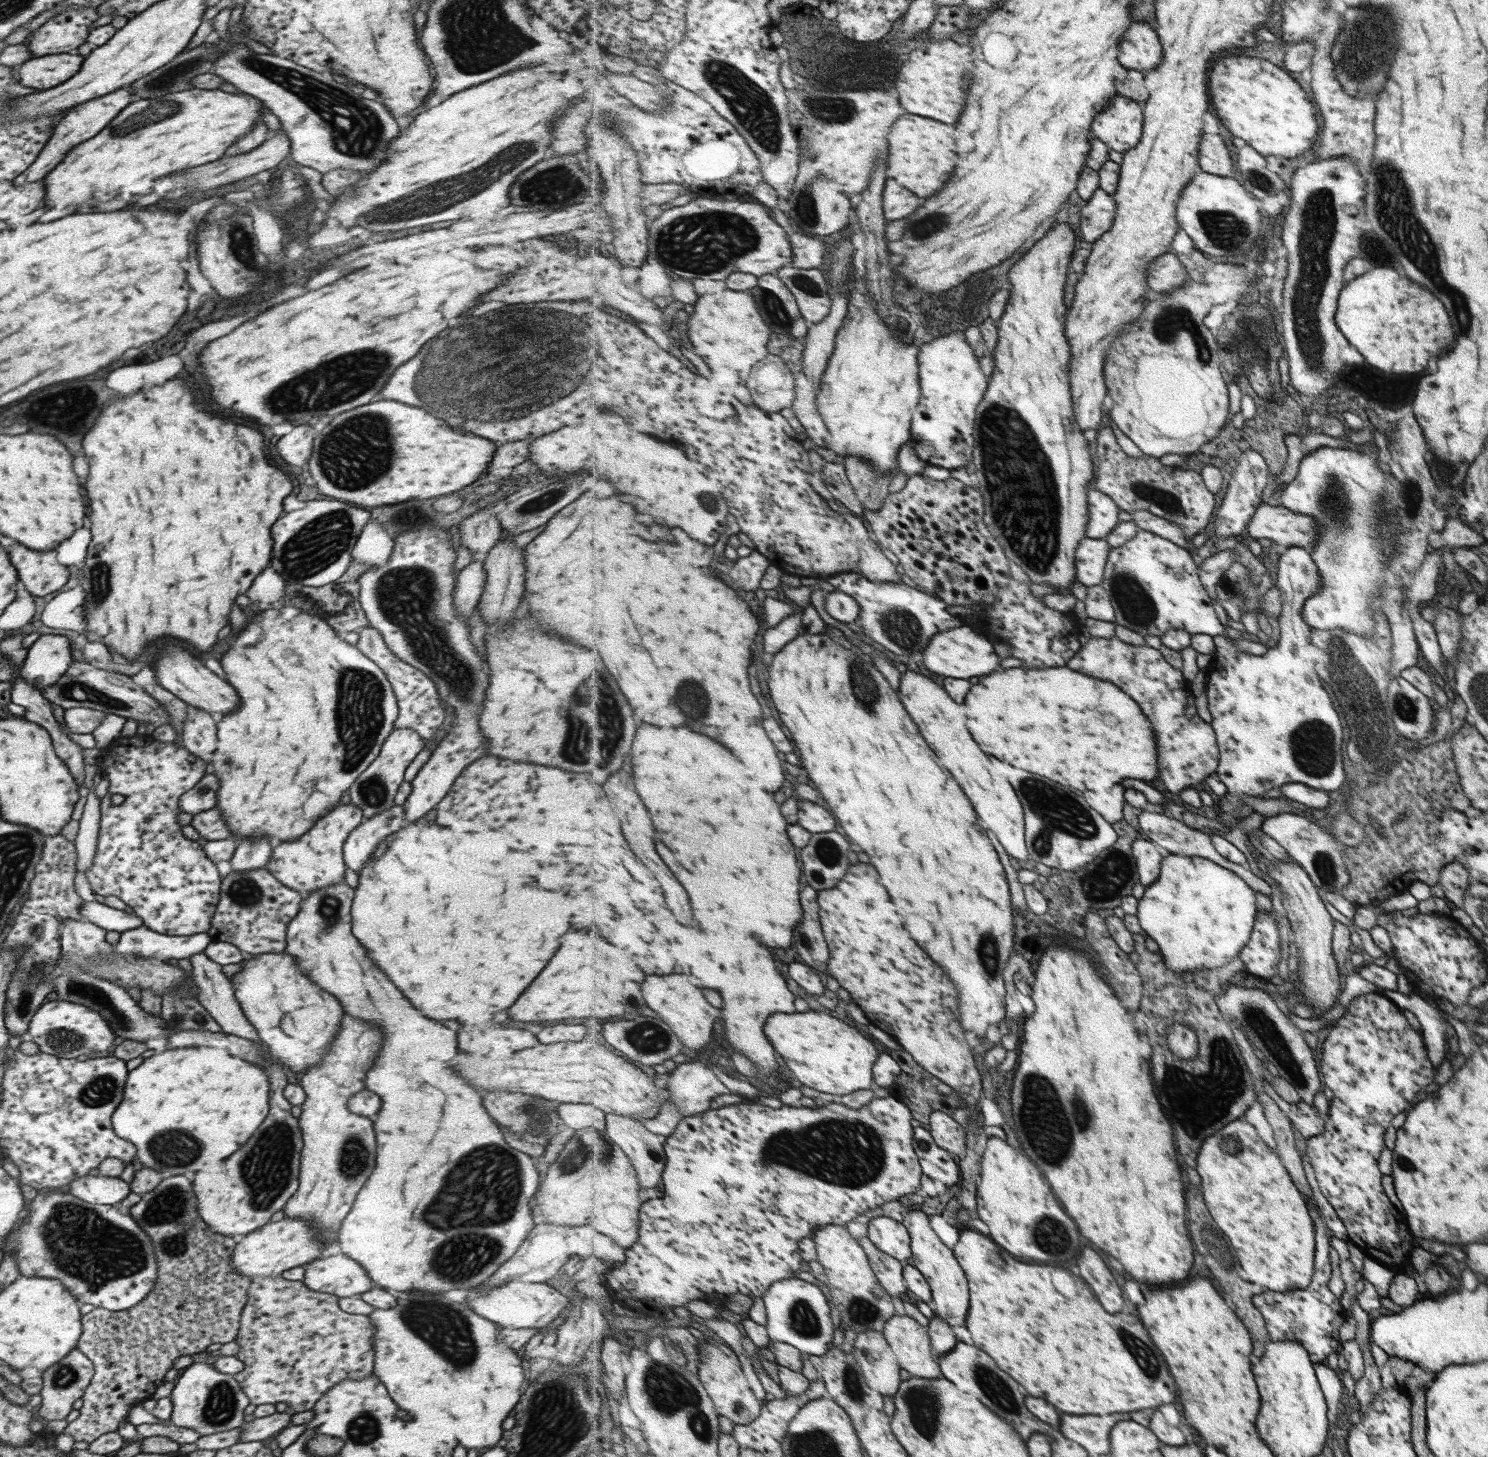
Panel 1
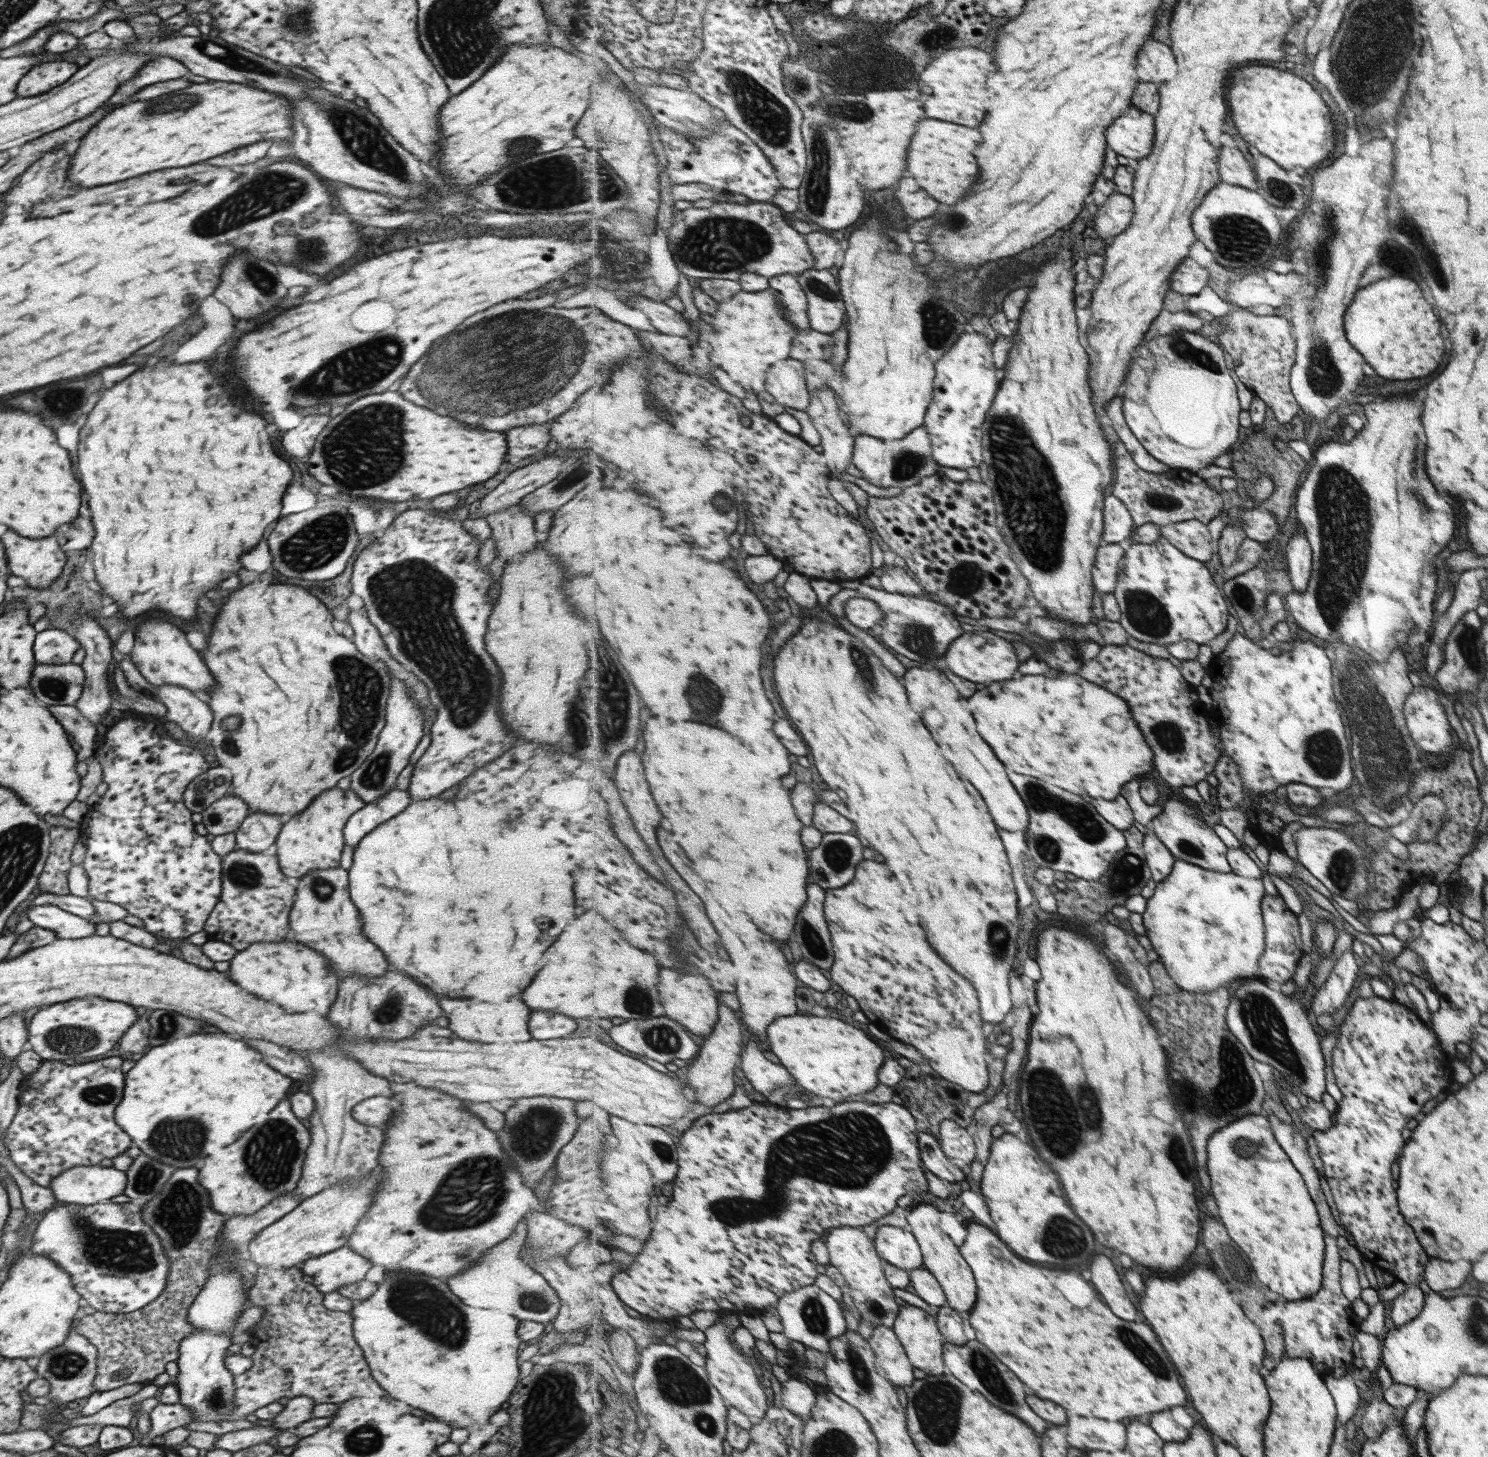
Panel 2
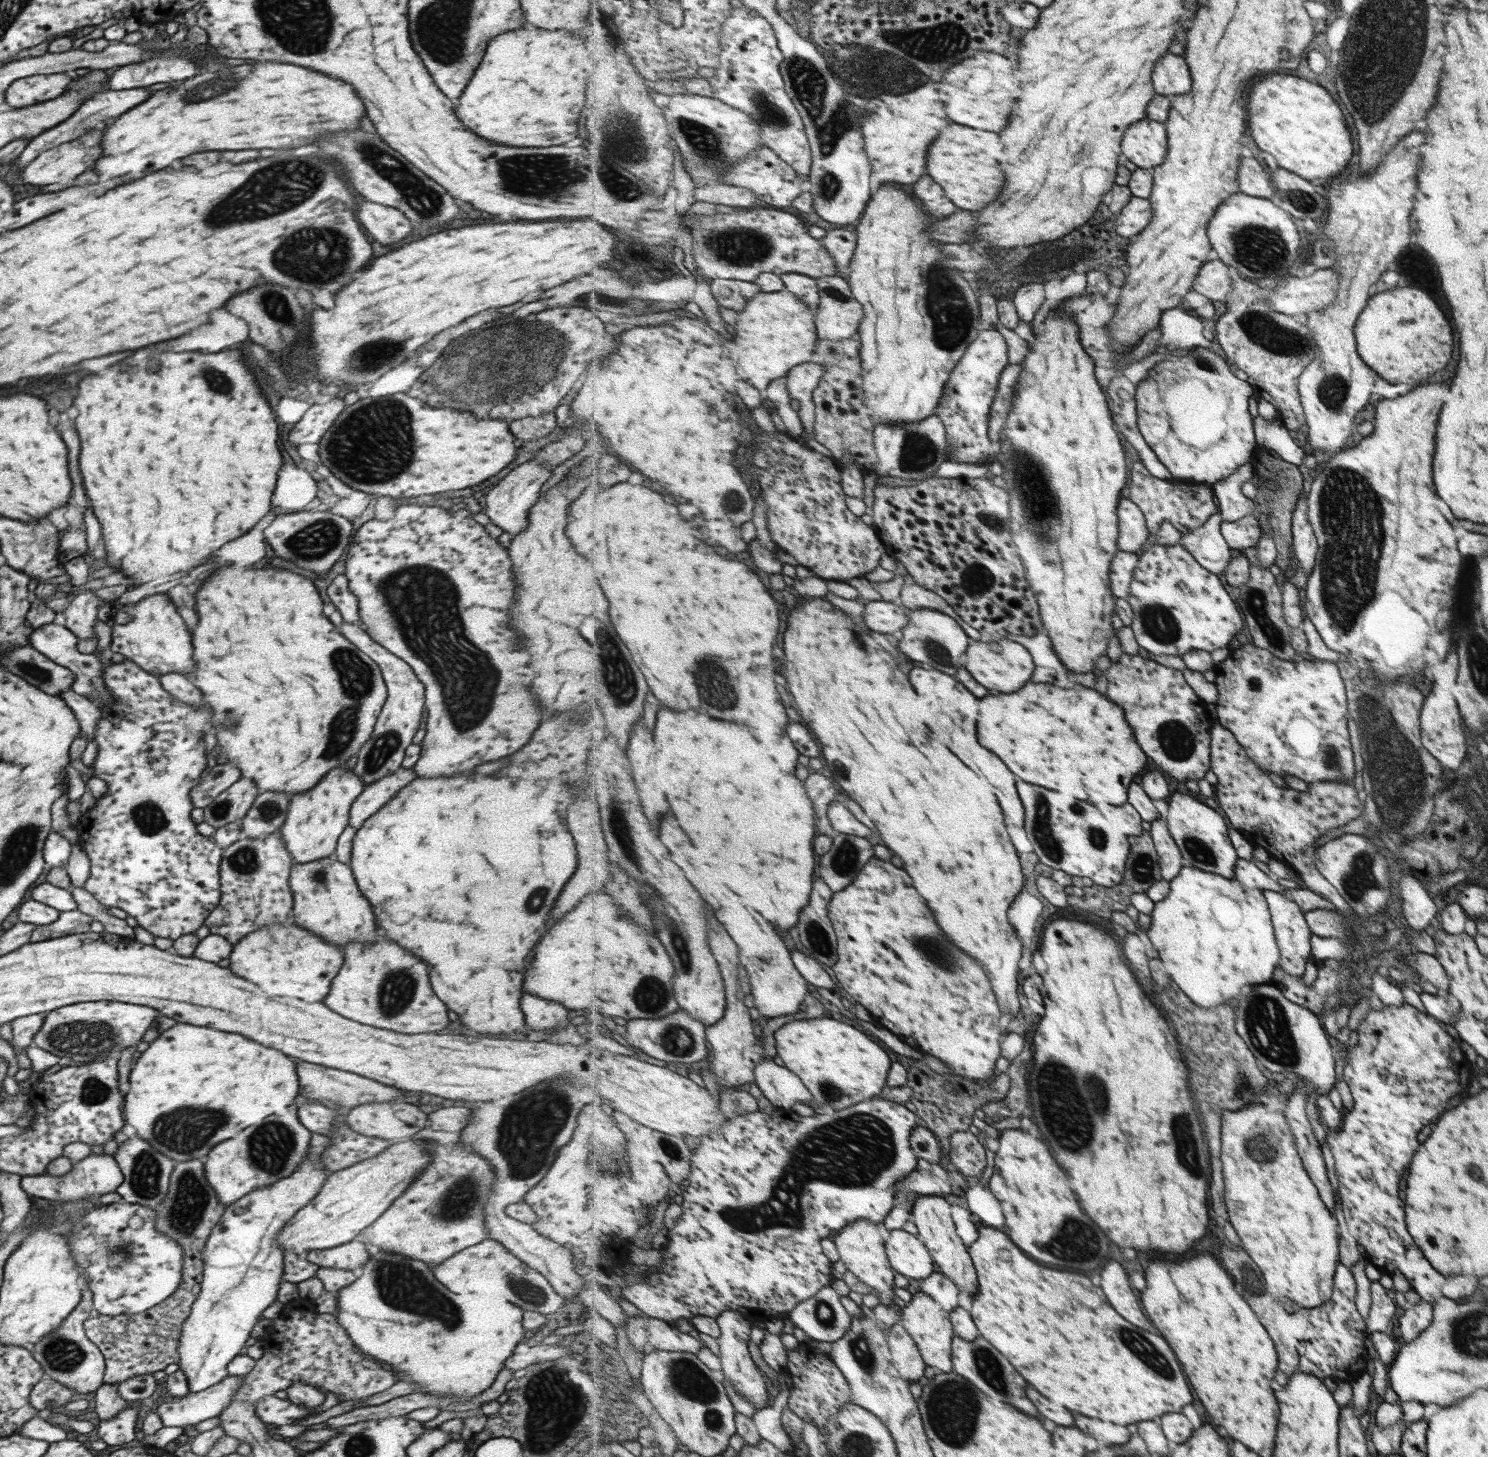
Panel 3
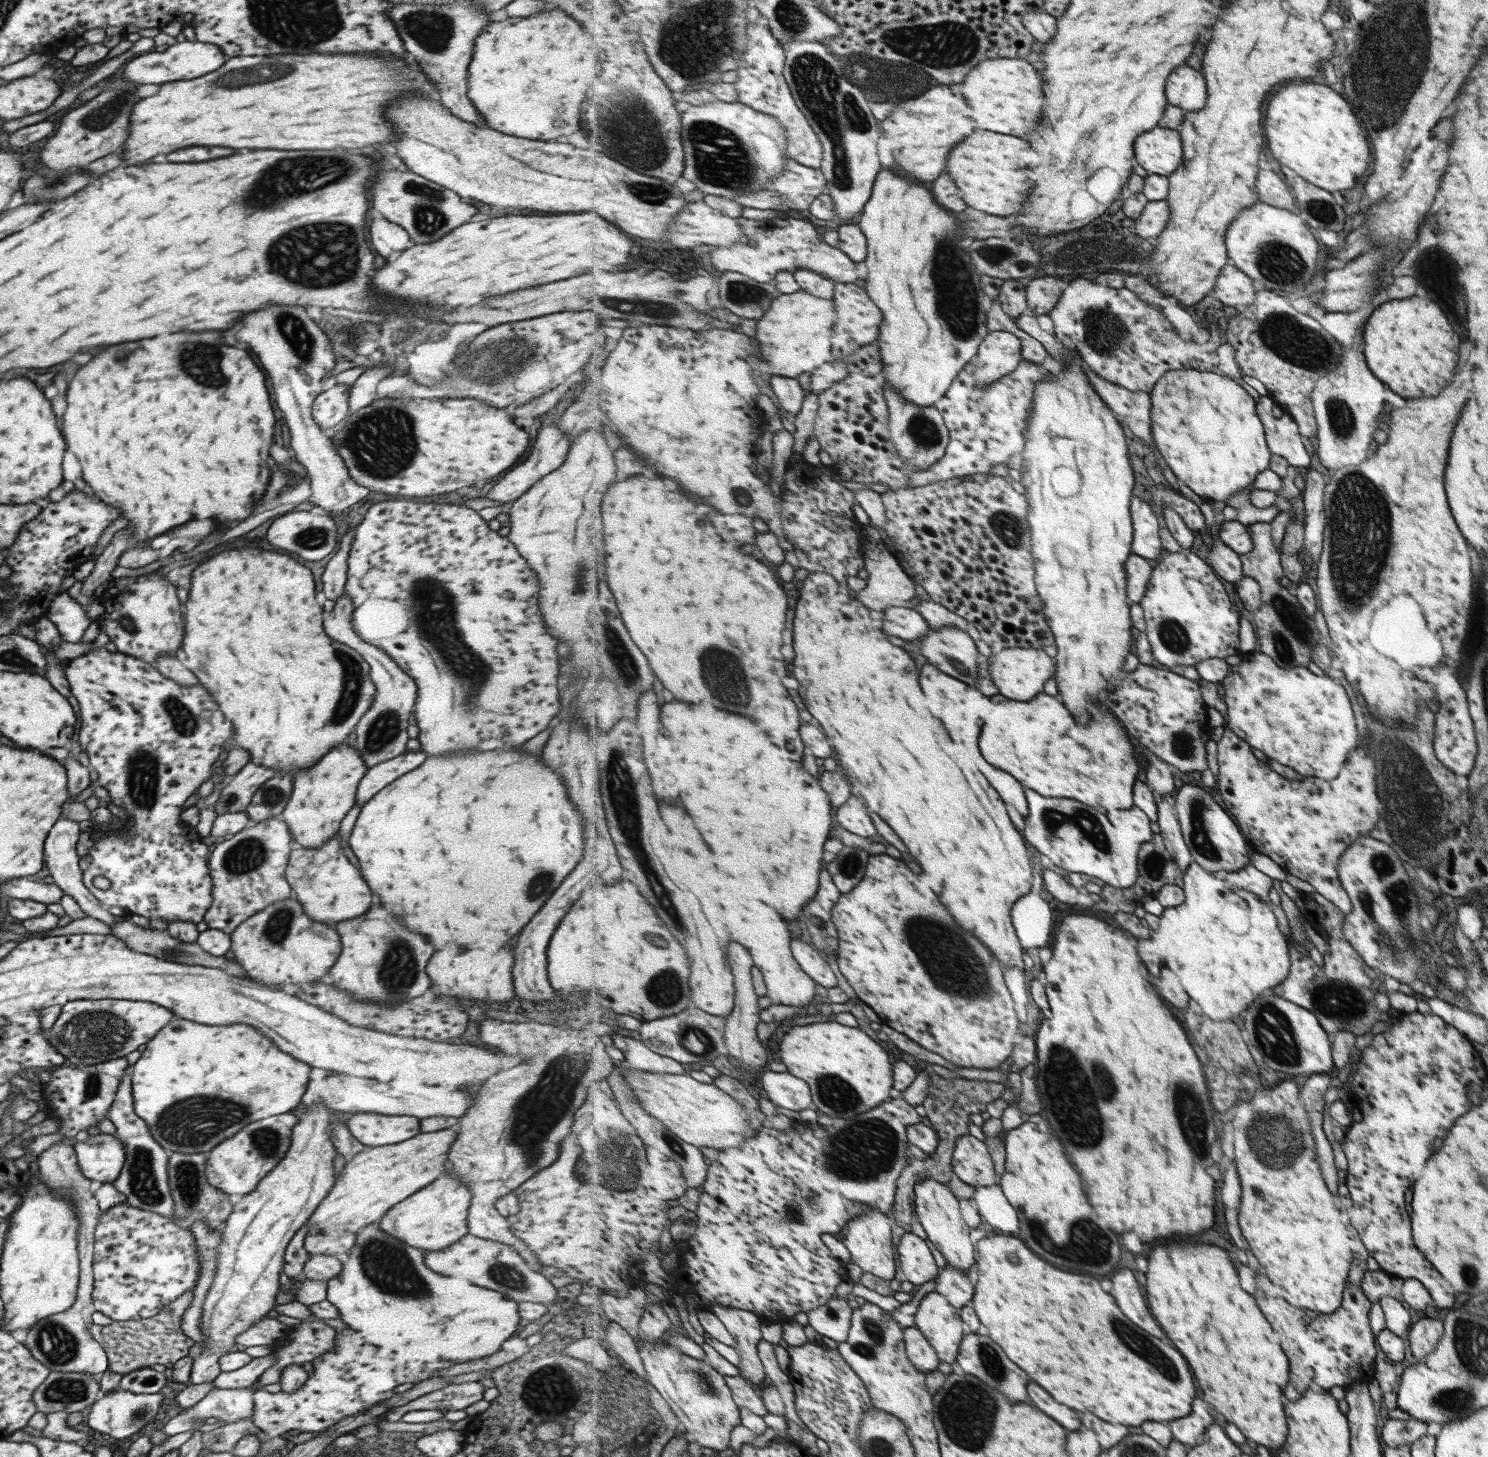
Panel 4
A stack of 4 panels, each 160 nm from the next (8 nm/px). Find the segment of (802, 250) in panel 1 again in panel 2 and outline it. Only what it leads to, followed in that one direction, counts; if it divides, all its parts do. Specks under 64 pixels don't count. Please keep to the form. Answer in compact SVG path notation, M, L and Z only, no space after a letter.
M813 231L806 235L809 248L816 259L817 270L834 268L839 262L839 254L843 252L843 239L839 241L830 232Z

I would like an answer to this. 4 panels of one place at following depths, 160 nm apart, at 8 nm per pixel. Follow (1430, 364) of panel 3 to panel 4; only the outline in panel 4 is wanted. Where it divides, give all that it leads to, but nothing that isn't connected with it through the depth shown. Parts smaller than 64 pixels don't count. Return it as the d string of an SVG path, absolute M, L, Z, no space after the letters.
M1413 296L1405 300L1383 302L1373 310L1361 335L1369 370L1373 370L1373 374L1377 374L1385 386L1389 386L1404 400L1435 397L1454 376L1457 346L1451 344L1453 332L1439 306L1431 300Z

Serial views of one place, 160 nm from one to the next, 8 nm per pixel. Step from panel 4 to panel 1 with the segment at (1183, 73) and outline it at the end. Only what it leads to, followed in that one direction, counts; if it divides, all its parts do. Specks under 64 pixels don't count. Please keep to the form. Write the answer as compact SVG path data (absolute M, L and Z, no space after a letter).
M1133 22L1129 34L1121 42L1121 64L1145 73L1155 70L1164 61L1164 47L1155 26L1148 22Z

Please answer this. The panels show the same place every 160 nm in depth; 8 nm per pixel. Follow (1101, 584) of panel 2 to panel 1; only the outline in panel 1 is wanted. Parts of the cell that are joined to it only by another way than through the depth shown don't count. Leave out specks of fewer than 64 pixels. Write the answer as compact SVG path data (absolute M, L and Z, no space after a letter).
M1084 538L1077 549L1078 582L1085 587L1101 585L1111 552L1107 539Z

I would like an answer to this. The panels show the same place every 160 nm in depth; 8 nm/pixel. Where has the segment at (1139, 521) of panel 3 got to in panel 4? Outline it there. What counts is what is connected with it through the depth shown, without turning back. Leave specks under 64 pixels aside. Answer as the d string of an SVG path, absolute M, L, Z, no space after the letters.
M1135 497L1132 500L1132 517L1133 530L1136 531L1132 551L1152 563L1156 562L1165 553L1159 515L1149 500Z

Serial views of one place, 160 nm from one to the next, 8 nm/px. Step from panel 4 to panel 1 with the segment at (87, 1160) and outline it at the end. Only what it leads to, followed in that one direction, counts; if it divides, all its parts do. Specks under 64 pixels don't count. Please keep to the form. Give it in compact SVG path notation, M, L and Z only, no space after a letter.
M89 1175L68 1182L68 1193L83 1202L113 1206L130 1192L128 1184L119 1177Z

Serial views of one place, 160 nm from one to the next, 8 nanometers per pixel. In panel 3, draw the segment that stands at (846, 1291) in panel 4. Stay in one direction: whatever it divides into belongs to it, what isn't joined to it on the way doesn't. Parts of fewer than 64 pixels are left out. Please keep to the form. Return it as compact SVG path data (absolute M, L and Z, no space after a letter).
M833 1285L804 1300L788 1315L795 1326L818 1342L833 1344L841 1340L852 1325L852 1316L841 1304L841 1296Z

